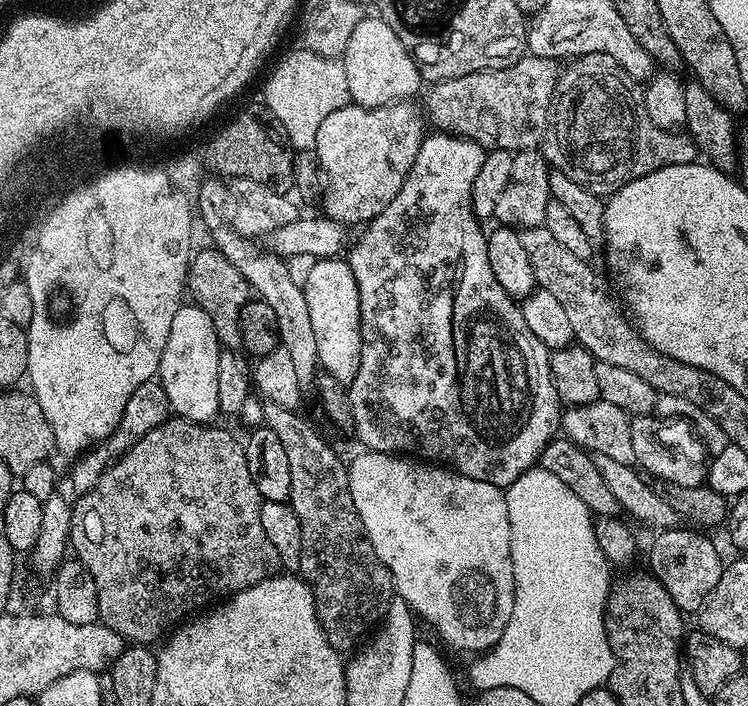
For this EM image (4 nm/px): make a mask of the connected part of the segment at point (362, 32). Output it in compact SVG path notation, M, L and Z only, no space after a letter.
M365 18L358 22L354 34L350 38L350 43L346 46L344 55L344 69L346 70L346 82L350 82L351 103L360 104L363 108L377 108L383 104L390 104L398 100L408 100L422 85L420 68L412 55L402 46L398 34L390 30L390 26L384 20L379 18Z

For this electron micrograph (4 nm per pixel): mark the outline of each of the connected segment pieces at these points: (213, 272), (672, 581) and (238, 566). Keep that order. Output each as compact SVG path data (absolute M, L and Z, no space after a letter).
M204 246L193 255L188 264L187 293L206 314L210 314L210 322L214 322L214 330L218 334L221 345L228 350L239 349L242 345L240 333L240 311L250 298L250 289L246 278L225 258L215 246Z
M688 526L665 528L655 533L656 541L648 552L647 567L651 575L666 586L670 598L674 598L684 614L699 613L705 598L712 593L714 586L718 586L718 578L722 578L726 567L725 561L720 561L720 552L712 545L711 538L703 534L708 535Z
M173 415L161 422L154 430L150 430L150 434L146 434L138 442L134 442L134 446L130 446L128 452L105 470L102 478L98 478L96 485L90 491L83 493L77 499L80 500L77 504L71 505L70 548L71 551L72 548L76 551L73 552L75 559L81 560L86 566L86 570L90 570L90 575L94 577L94 586L98 586L99 623L114 630L124 637L125 641L131 642L133 645L151 645L153 643L151 640L158 639L157 641L159 641L173 625L183 621L189 614L195 613L221 598L231 597L233 592L241 592L250 586L258 586L258 582L268 580L281 571L278 550L274 550L270 538L266 538L266 534L262 530L262 514L260 513L262 501L258 494L258 486L254 486L254 478L250 478L250 466L246 466L244 444L241 441L236 441L226 429L215 428L216 426L212 422L195 424L193 420L184 420L181 416Z

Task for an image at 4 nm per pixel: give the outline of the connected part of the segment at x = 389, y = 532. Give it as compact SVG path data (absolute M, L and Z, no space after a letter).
M367 450L361 453L348 464L350 498L354 498L354 510L358 510L378 558L390 570L395 595L408 603L423 623L433 624L450 647L486 653L502 638L514 610L516 587L504 492L490 482L466 478L461 472L419 458Z

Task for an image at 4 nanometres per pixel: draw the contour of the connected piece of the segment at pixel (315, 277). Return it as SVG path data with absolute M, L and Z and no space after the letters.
M317 259L310 278L303 284L306 307L310 309L310 323L314 325L314 338L318 342L319 367L338 378L338 382L350 385L354 374L358 374L358 362L362 354L362 334L360 333L360 303L358 302L358 282L350 270L347 259Z

